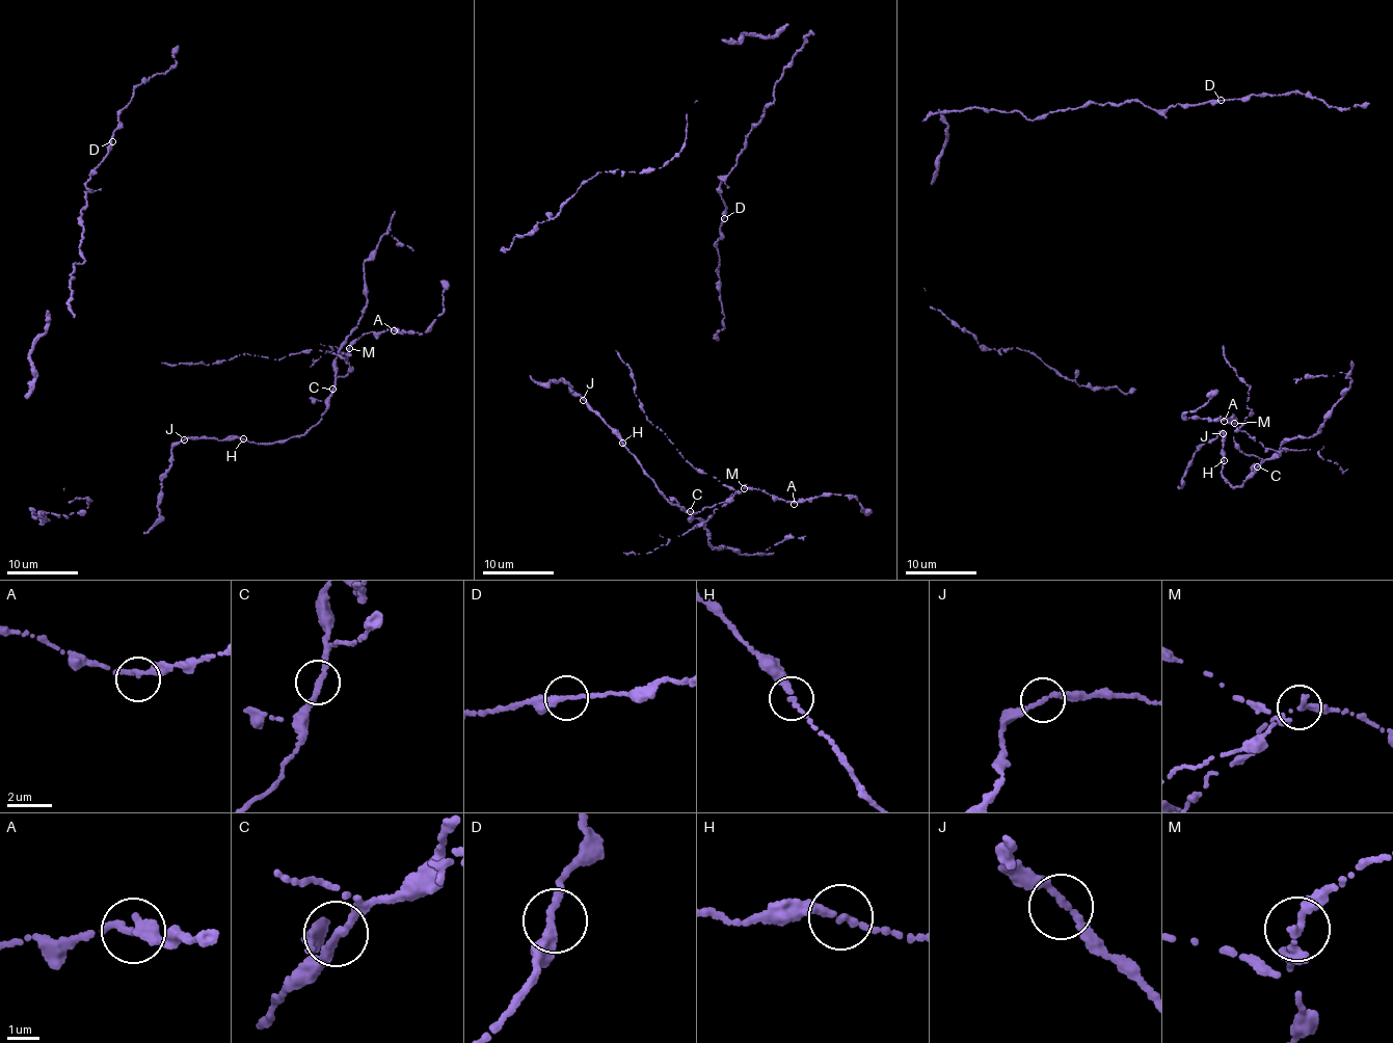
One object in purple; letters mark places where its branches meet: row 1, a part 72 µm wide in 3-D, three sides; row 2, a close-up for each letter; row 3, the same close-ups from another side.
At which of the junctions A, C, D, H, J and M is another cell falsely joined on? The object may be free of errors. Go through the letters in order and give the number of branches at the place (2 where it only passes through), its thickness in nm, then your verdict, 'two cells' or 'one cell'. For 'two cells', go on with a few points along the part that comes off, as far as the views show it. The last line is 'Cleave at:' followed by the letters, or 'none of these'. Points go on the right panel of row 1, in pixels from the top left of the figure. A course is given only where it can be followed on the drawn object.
A: 2 | 240 nm | one cell
C: 2 | 260 nm | one cell
D: 2 | 260 nm | one cell
H: 2 | 240 nm | one cell
J: 2 | 240 nm | one cell
M: 2 | 240 nm | two cells | (1235, 424), (1237, 429), (1265, 448), (1318, 452), (1319, 457), (1337, 463), (1343, 474)
Cleave at: M

